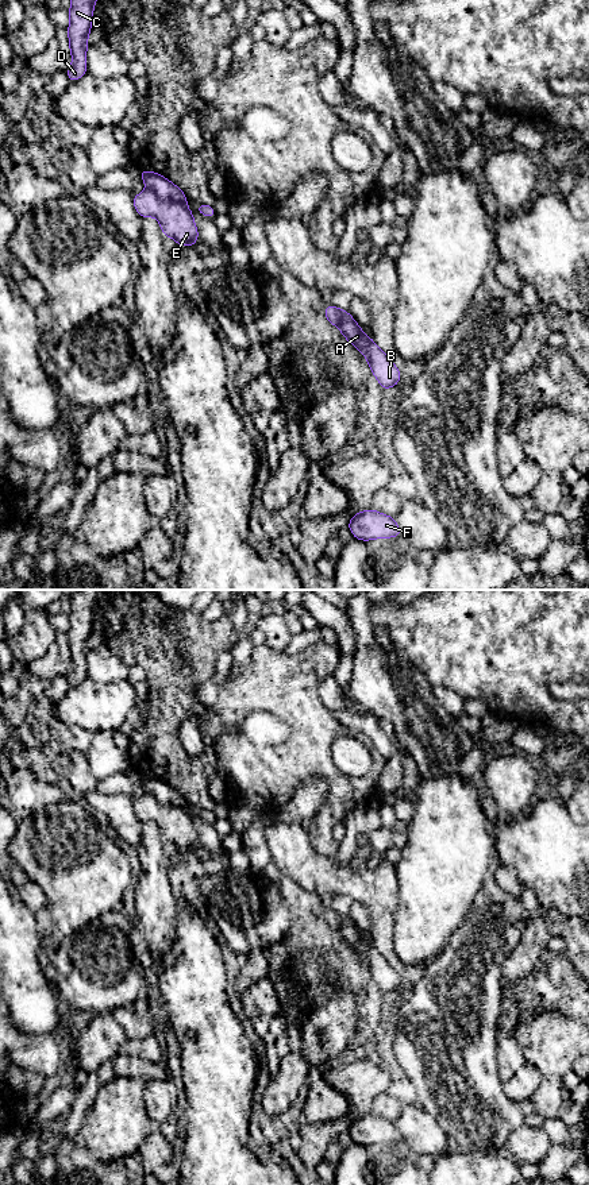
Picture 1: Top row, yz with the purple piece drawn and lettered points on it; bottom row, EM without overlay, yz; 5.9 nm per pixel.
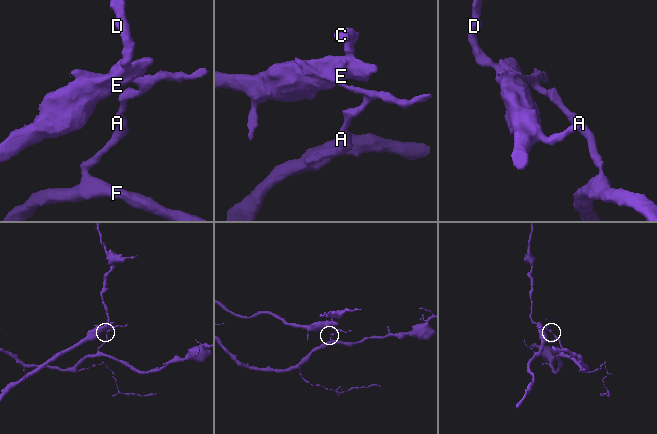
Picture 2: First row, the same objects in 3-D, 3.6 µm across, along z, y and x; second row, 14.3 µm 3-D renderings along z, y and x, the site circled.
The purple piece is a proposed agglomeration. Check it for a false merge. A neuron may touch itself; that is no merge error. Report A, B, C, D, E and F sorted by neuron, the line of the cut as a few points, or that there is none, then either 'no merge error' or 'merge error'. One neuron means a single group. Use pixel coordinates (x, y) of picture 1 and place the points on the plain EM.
groups A B F / C D E; cut yz (147, 791), (161, 805), (174, 805), (185, 811); merge error

